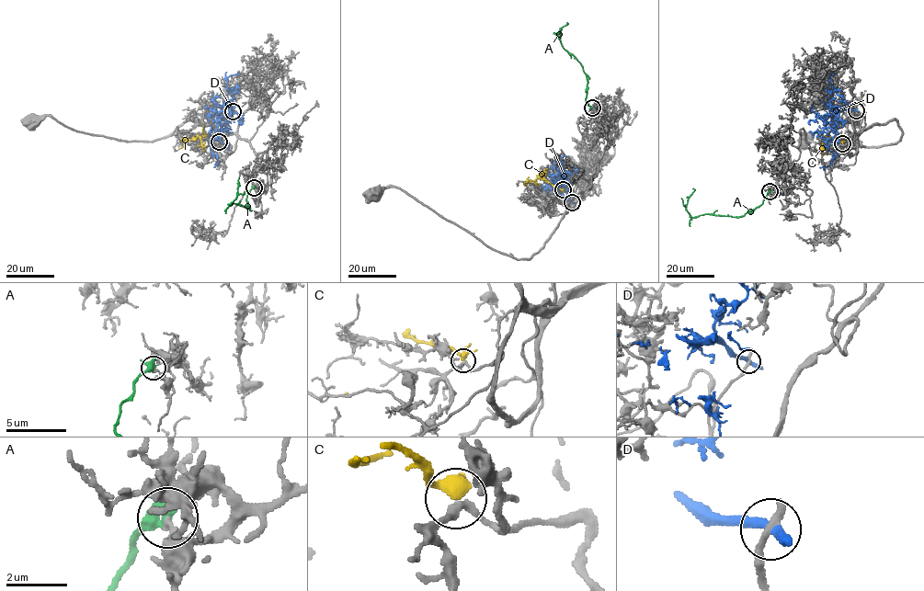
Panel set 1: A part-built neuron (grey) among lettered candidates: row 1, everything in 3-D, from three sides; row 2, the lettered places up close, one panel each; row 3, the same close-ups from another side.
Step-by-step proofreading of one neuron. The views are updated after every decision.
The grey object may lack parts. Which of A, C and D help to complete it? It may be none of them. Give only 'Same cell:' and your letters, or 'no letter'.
Same cell: no letter

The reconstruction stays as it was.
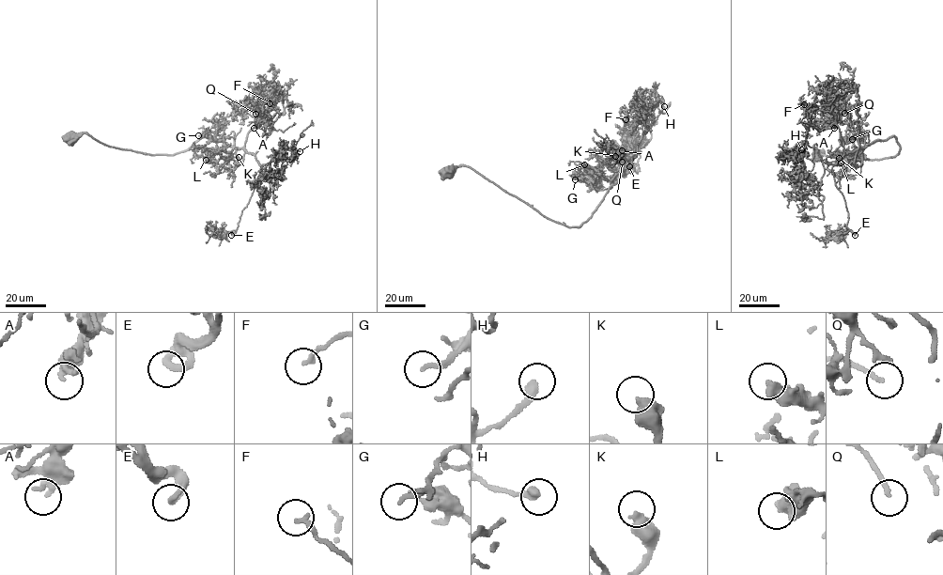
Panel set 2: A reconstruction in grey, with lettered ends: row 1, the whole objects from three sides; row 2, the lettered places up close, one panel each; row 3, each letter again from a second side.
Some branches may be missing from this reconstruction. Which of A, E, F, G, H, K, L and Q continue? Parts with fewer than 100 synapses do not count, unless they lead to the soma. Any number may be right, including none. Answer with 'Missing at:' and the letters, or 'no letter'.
Missing at: H, K, Q

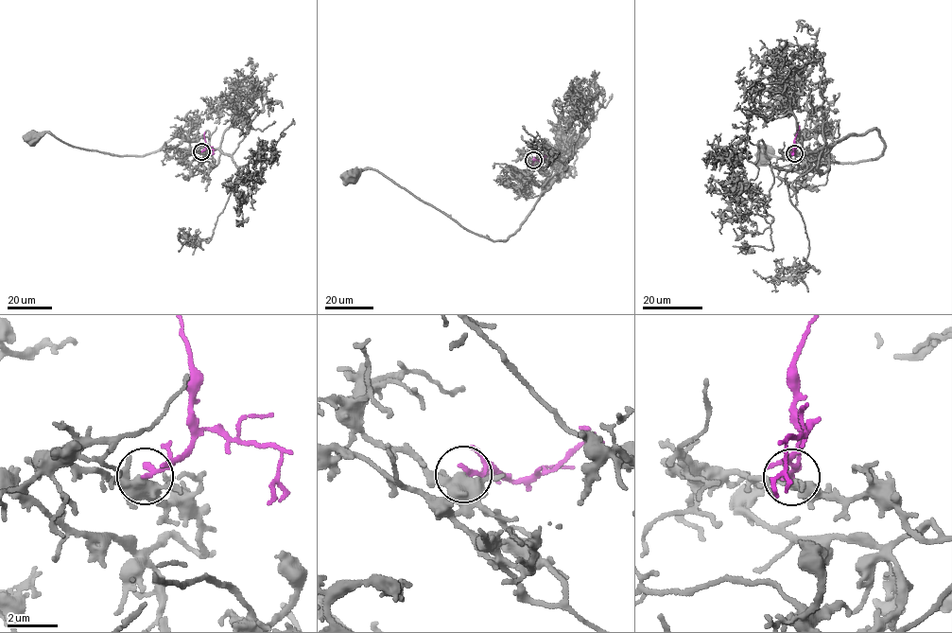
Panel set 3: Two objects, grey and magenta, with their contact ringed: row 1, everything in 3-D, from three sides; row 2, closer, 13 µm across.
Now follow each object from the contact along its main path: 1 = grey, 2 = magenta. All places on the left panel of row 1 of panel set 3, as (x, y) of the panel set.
1: (201, 152), (211, 158), (213, 149), (176, 136), (141, 156), (87, 150), (47, 132), (31, 136)
2: (201, 151), (205, 149), (205, 131)

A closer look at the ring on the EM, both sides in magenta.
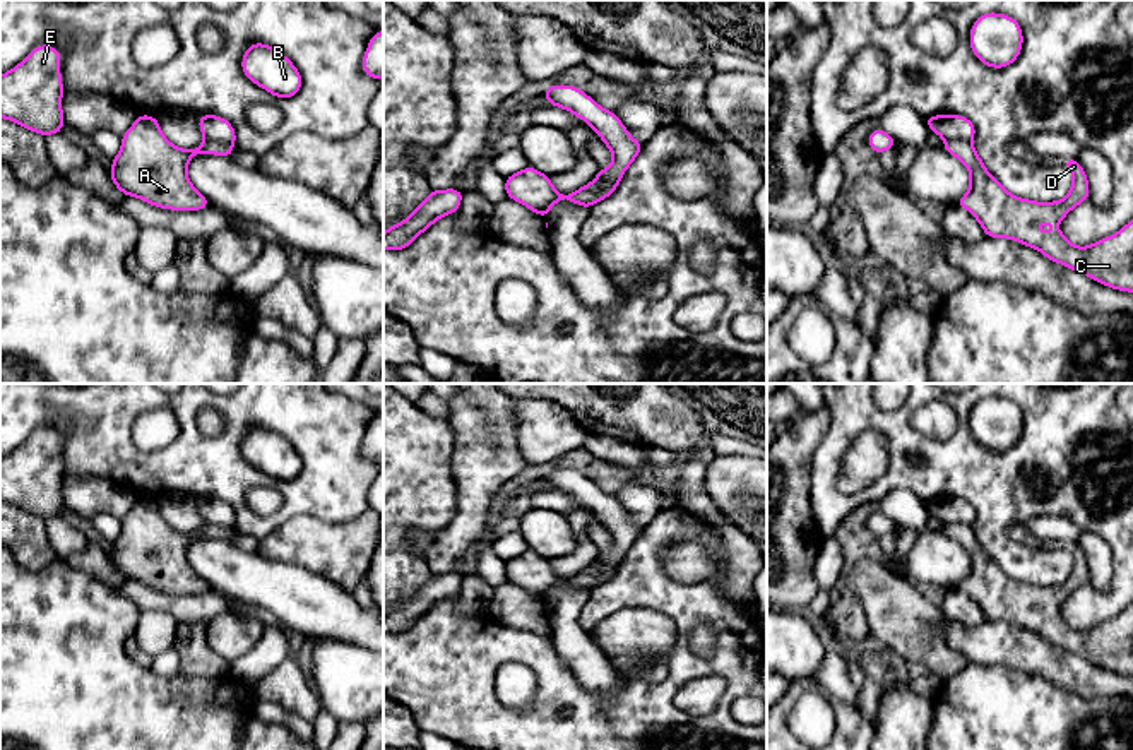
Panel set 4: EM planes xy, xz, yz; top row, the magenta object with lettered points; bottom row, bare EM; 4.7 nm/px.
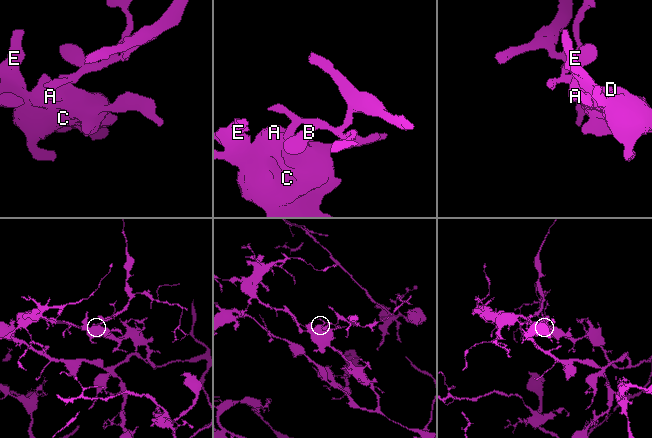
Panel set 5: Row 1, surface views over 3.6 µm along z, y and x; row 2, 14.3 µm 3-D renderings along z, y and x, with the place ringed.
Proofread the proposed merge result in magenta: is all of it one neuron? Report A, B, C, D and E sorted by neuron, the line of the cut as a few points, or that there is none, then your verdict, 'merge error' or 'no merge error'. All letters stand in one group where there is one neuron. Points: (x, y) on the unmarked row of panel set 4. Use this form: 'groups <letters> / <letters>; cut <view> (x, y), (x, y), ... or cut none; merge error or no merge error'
groups A C D E / B; cut xy (206, 521), (233, 529); merge error

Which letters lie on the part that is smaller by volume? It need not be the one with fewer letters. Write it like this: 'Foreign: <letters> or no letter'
Foreign: B

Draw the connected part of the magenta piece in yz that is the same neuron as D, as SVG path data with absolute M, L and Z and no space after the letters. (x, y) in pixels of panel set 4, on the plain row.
M946 524L943 533L960 543L970 558L969 574L955 589L967 592L986 620L1015 623L1095 666L1133 676L1133 603L1089 630L1075 630L1059 611L1065 599L1090 579L1087 557L1077 543L1063 543L1063 550L1073 557L1068 579L1035 586L1010 577L986 553L970 524Z

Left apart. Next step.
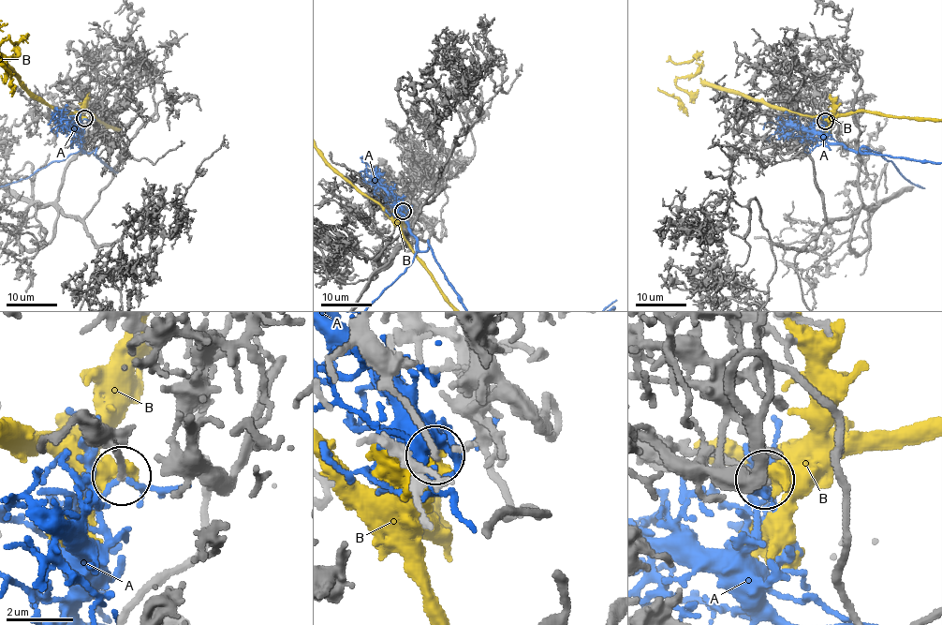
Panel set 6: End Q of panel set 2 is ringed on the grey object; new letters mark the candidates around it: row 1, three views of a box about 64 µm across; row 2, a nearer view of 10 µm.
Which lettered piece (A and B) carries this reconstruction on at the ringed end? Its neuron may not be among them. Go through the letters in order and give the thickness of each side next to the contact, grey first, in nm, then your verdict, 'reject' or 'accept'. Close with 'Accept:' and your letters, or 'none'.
A: 190 nm thick on the grey side, 110 nm on the other; reject
B: 190 nm thick on the grey side, 500 nm on the other; reject
Accept: none

